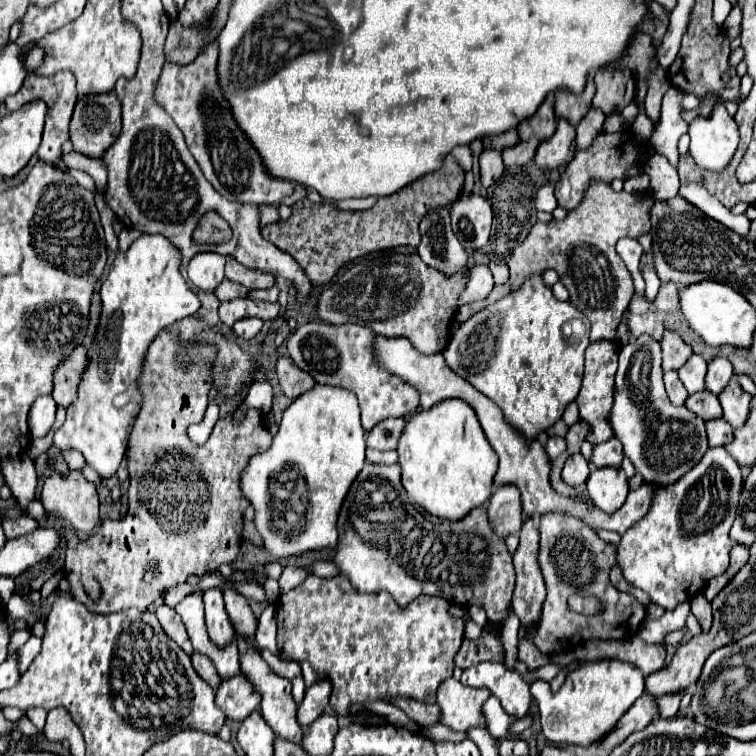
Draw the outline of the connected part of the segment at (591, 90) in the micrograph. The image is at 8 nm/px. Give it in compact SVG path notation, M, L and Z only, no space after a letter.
M593 76L587 82L587 88L583 94L569 94L569 92L557 92L555 94L555 116L557 118L565 118L567 122L571 122L573 126L577 126L581 122L581 118L589 112L591 108L591 100L595 96L595 84L593 84Z

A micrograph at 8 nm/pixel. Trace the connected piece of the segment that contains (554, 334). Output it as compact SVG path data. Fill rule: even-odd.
M533 274L515 294L501 298L497 304L483 308L473 318L463 322L451 336L451 342L445 346L443 356L455 374L465 378L501 408L509 426L521 430L521 434L525 434L525 438L533 442L533 438L551 428L563 416L565 406L577 398L581 388L585 370L585 348L589 346L589 336L585 336L583 342L577 346L567 344L561 338L561 324L569 318L581 318L585 324L589 324L587 316L583 316L569 302L557 300L551 294L551 288L543 284L541 276Z

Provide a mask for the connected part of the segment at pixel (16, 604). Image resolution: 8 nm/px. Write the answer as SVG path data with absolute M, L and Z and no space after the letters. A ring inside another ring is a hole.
M13 592L13 596L9 598L9 602L7 602L7 612L9 612L9 618L11 618L11 620L19 620L19 618L27 620L29 628L33 626L33 622L35 622L37 616L39 616L37 608L31 608L29 604L25 604L17 592Z

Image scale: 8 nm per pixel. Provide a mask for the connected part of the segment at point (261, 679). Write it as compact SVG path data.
M243 638L237 640L239 642L239 652L241 652L241 670L243 674L247 676L247 680L259 690L259 694L263 696L261 700L261 714L265 718L265 722L273 728L273 732L279 736L279 738L285 738L285 740L293 740L293 742L301 742L303 738L303 728L299 726L297 722L297 704L293 702L293 696L291 696L291 686L289 686L289 680L273 674L269 670L269 666L265 666L263 658L259 656L257 648L253 648L249 642L245 642Z

